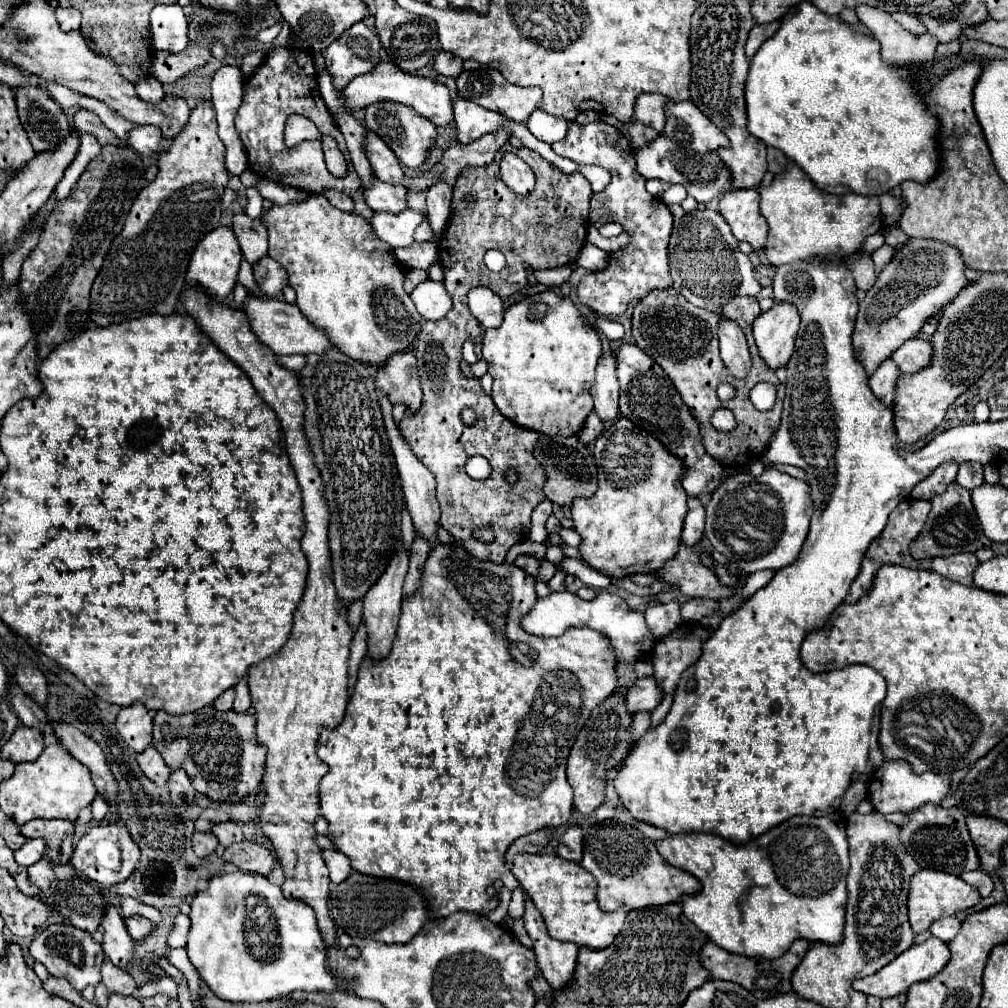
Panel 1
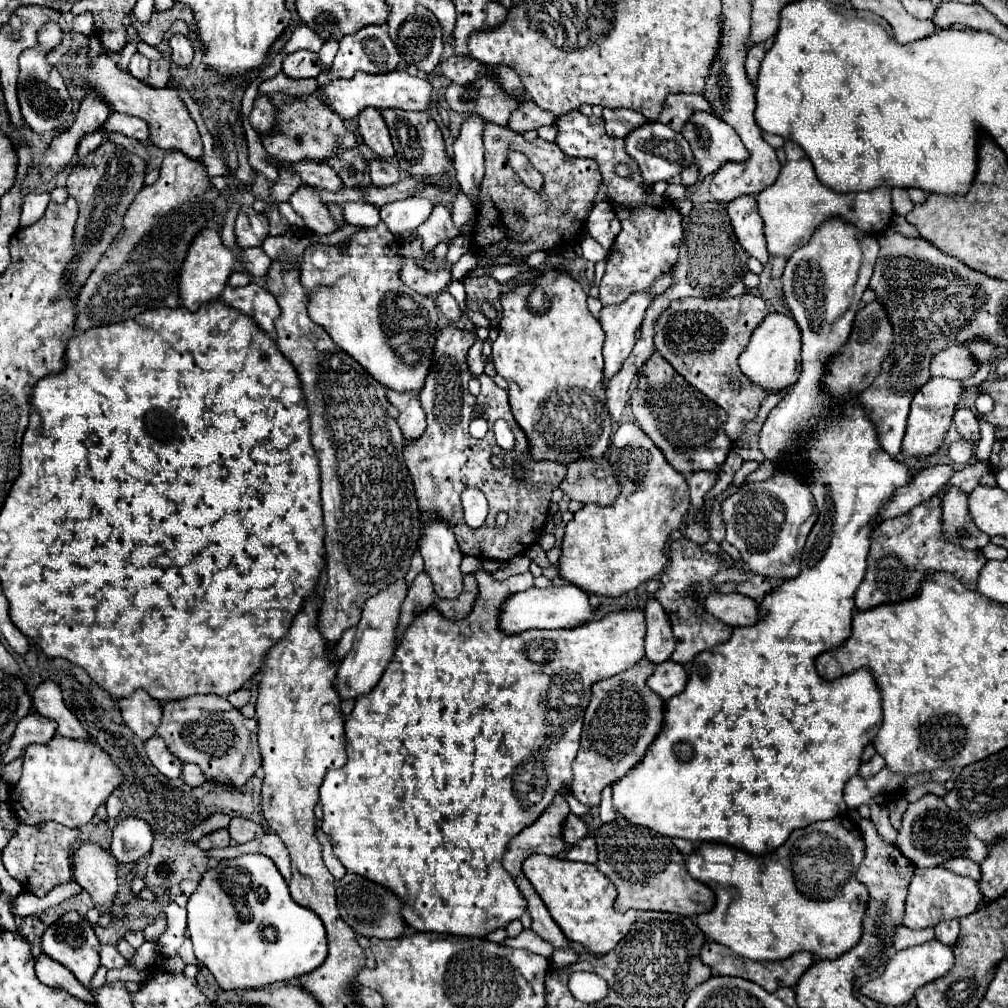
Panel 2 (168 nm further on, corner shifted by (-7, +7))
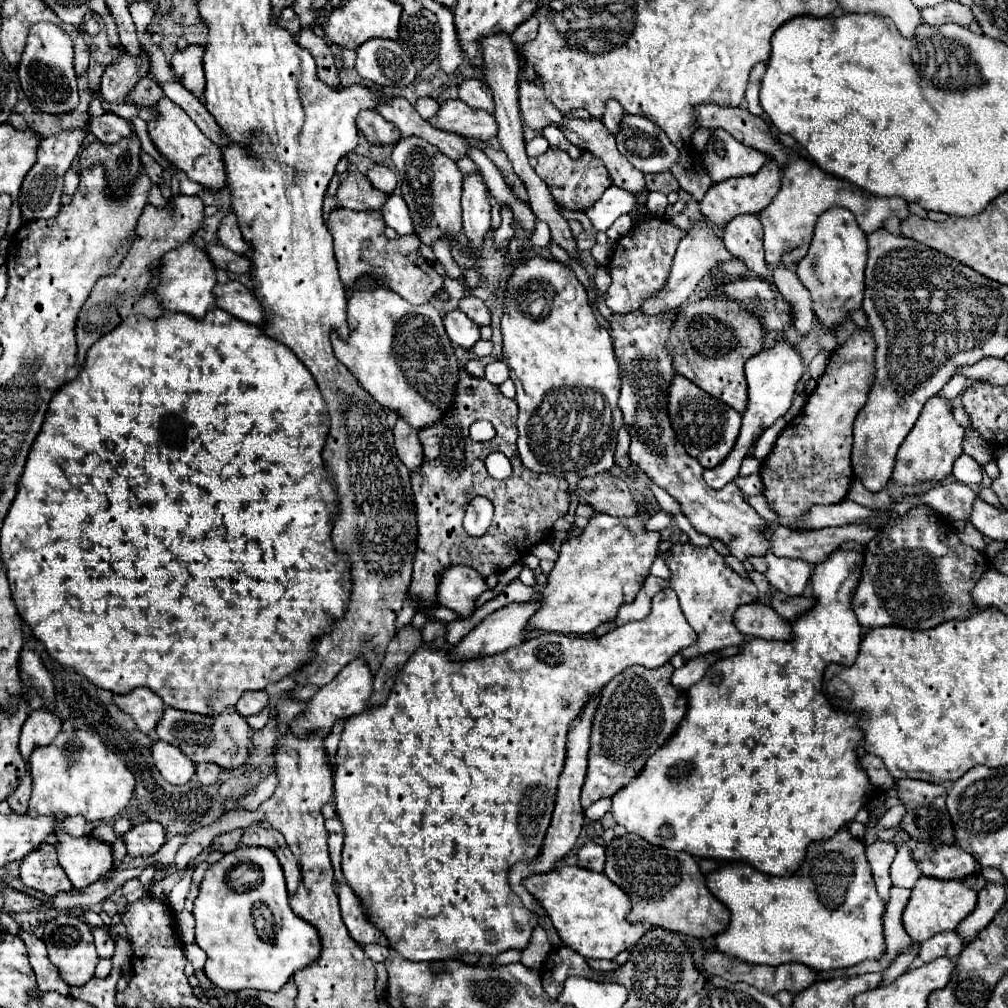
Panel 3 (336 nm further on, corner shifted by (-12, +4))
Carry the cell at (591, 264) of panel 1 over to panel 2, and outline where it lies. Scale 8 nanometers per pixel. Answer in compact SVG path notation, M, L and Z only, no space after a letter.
M590 236L582 242L582 250L584 250L584 258L590 262L600 262L606 256L606 250Z

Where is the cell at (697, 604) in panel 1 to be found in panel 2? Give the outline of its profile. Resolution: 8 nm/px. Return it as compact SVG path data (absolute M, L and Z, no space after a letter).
M714 592L706 600L706 610L732 628L754 626L758 622L758 604L744 594Z

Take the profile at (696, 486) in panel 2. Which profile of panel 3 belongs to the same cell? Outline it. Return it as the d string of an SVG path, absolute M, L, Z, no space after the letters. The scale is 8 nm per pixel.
M789 339L775 341L771 347L759 351L759 355L753 355L745 363L745 375L747 375L747 385L749 385L749 403L747 403L747 411L743 413L741 433L737 437L737 443L735 443L731 455L721 465L703 471L703 479L709 487L721 489L737 477L741 461L745 459L745 455L751 447L751 441L757 437L757 433L761 433L763 429L773 425L779 417L783 417L789 411L789 407L793 403L793 395L797 393L797 383L801 381L803 371L805 371L803 357L801 357L799 349Z

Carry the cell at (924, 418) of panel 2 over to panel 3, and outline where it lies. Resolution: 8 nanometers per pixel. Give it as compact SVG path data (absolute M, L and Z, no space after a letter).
M933 395L923 407L915 427L899 447L897 463L893 471L893 481L901 485L913 485L919 481L939 481L953 471L955 459L963 453L963 427L953 419L953 403L941 395Z

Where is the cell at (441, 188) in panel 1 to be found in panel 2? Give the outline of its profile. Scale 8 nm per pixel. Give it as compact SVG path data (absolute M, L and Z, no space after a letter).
M436 206L428 220L418 228L418 236L422 238L422 250L424 252L434 252L434 248L440 242L448 242L456 238L461 232L464 235L470 235L476 225L476 217L467 222L462 229L456 228L452 222L450 210L444 206Z

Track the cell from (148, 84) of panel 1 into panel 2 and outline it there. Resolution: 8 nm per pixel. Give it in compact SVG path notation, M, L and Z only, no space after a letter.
M136 52L136 54L132 56L132 60L130 60L130 68L128 68L128 70L130 70L130 74L136 76L138 80L144 80L144 78L146 78L146 72L148 72L148 64L150 64L148 58L144 58L142 54Z

